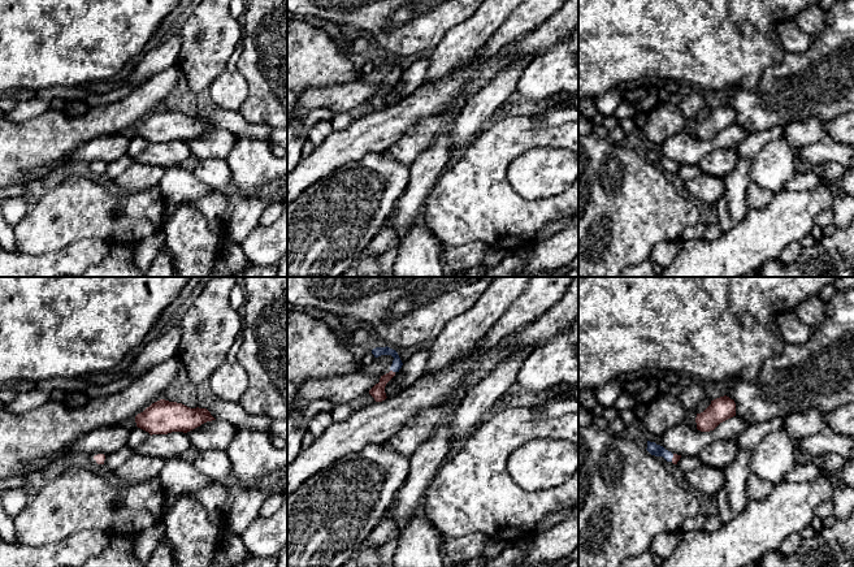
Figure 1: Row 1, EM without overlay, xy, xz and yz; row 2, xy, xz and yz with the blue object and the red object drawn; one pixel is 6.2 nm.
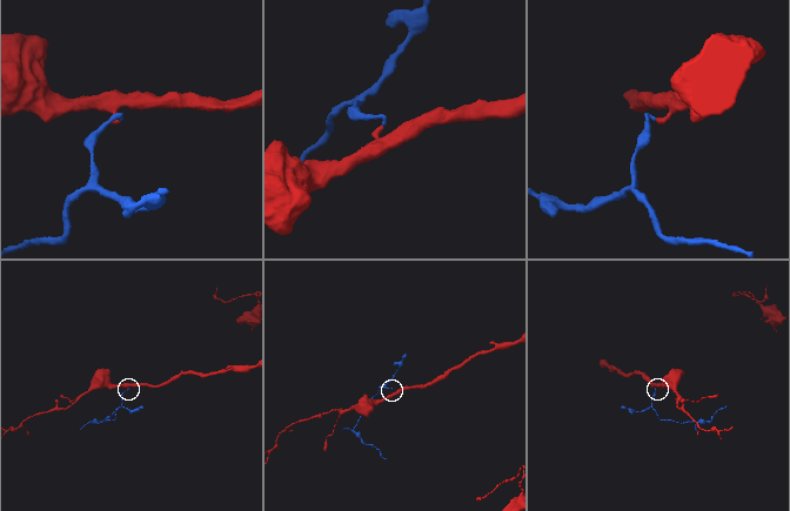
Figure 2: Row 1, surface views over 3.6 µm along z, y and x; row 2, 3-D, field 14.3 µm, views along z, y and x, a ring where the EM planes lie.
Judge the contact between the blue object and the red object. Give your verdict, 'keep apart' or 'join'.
join

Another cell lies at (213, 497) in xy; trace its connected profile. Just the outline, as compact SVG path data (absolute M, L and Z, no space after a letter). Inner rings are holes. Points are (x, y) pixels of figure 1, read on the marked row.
M213 482L212 485L201 490L198 490L194 493L186 493L186 494L191 494L199 502L201 502L204 507L207 508L209 518L212 520L226 521L226 515L229 511L226 508L229 490L230 488Z

